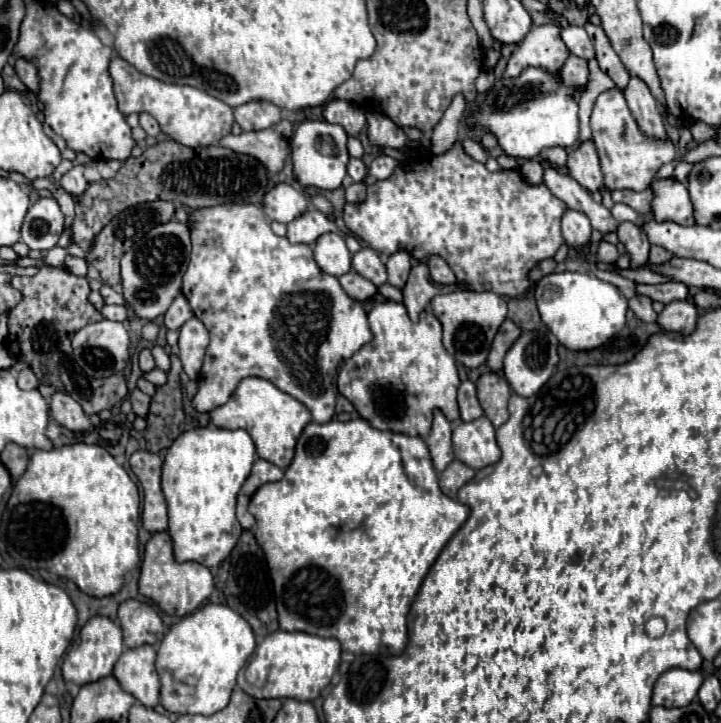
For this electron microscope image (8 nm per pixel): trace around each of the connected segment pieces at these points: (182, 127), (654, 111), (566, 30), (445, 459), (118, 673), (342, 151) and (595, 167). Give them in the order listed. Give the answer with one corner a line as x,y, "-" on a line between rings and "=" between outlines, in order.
121,57
111,59
109,73
113,79
113,91
119,103
119,111
123,115
141,113
141,111
153,115
159,121
161,131
169,135
173,141
179,141
181,145
187,145
193,149
207,147
207,145
219,143
223,137
231,133
233,109
225,105
223,101
211,97
209,93
203,93
201,89
195,89
189,85
163,83
159,79
147,77
=
631,77
625,89
627,105
639,125
639,129
651,139
667,139
667,131
663,125
663,117
655,105
655,99
647,85
641,79
=
563,27
561,29
561,37
565,41
565,45
569,47
569,51
573,55
583,55
585,59
593,59
595,51
591,47
591,41
585,33
583,27
=
435,413
433,419
433,429
427,437
427,447
431,451
431,459
433,459
433,467
441,473
451,461
453,461
453,443
451,443
451,433
453,433
453,425
445,419
443,413
=
141,645
127,649
115,663
113,675
121,687
147,707
159,705
159,677
155,671
155,647
=
303,121
291,139
291,157
295,177
303,187
315,189
337,189
347,175
347,133
341,125
331,125
325,121
=
587,141
583,145
577,145
567,159
569,175
587,191
595,193
603,189
603,171
599,165
597,149
593,141

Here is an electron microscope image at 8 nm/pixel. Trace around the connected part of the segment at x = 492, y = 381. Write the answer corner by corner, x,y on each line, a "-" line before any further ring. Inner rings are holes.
485,373
477,381
477,397
485,411
485,417
497,429
509,417
507,401
511,397
511,387
501,373

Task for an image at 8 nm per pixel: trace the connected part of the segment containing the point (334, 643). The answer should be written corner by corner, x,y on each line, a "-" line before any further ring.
275,631
267,635
257,647
259,653
255,649
253,659
237,681
239,687
255,699
291,697
297,701
313,701
321,695
321,689
331,683
331,677
339,669
341,661
341,645
337,639
323,639
299,631

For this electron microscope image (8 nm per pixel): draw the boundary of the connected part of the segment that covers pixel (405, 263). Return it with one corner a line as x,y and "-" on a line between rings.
395,253
387,257
387,273
389,273
389,285
403,289
407,283
407,277
411,273
411,257
407,253

